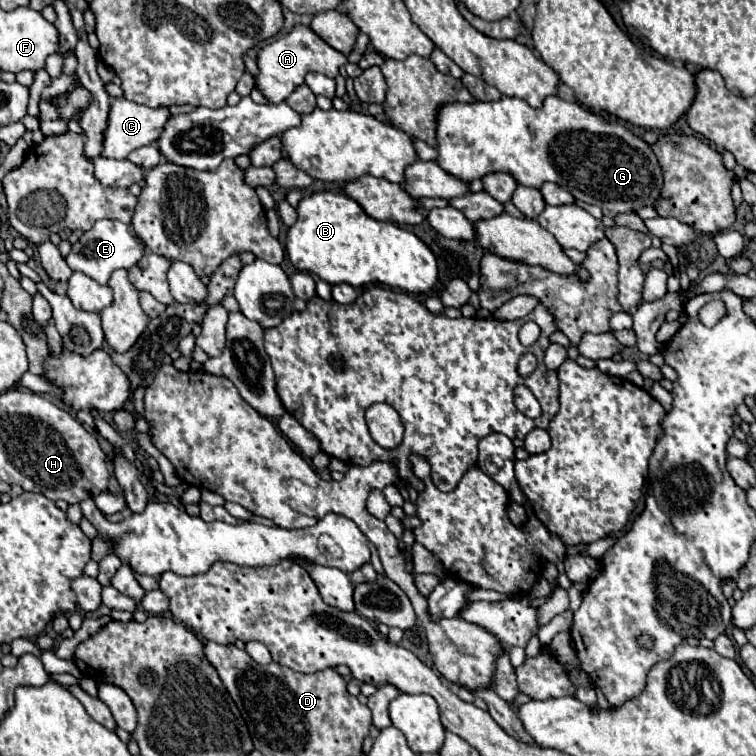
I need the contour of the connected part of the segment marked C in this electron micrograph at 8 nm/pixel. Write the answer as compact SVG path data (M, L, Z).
M118 97L112 101L112 109L110 109L110 117L108 117L108 129L104 133L104 151L102 157L112 157L112 159L126 159L130 151L156 143L156 139L160 139L160 131L164 131L164 123L168 123L170 119L170 109L168 107L156 107L150 109L146 105L138 105L132 103L124 97Z

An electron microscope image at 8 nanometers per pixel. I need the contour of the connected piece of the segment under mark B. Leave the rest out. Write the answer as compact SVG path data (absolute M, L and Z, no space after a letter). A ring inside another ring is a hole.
M336 191L312 193L300 201L298 221L286 235L286 255L296 269L316 273L330 285L380 283L406 293L424 293L438 279L436 257L414 233L372 219L352 197Z

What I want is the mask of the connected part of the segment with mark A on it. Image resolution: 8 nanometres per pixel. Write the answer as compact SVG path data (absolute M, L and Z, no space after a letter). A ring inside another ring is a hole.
M296 25L288 35L278 37L276 41L272 41L270 45L266 45L260 53L258 53L258 77L256 77L256 87L260 89L260 93L272 101L272 103L282 103L298 85L304 83L304 75L308 71L316 71L316 73L326 73L328 77L336 77L340 65L348 63L346 55L328 47L310 27L304 25Z

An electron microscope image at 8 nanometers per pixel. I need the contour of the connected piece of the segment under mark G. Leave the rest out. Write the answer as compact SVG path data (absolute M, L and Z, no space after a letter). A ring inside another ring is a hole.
M556 95L546 97L540 109L530 107L524 99L504 97L494 103L450 103L438 111L438 159L436 163L450 175L462 181L474 181L488 173L510 173L520 185L540 189L544 183L556 183L570 191L576 201L598 205L606 217L634 213L642 207L652 207L660 197L664 177L652 147L636 137L622 123L602 117L580 103L564 101Z

